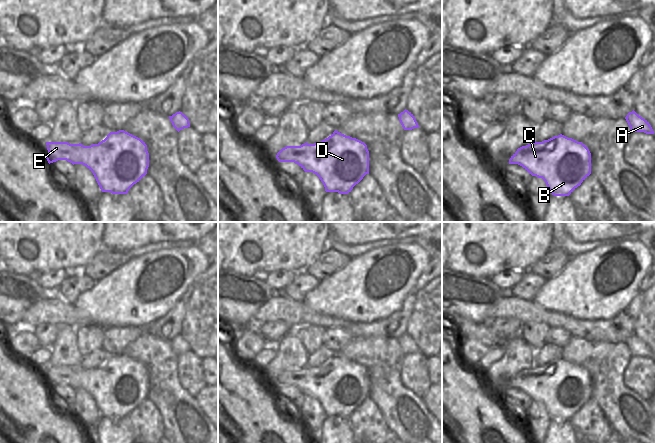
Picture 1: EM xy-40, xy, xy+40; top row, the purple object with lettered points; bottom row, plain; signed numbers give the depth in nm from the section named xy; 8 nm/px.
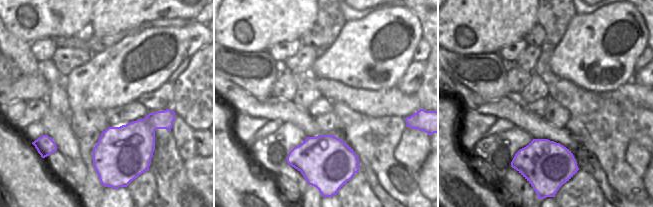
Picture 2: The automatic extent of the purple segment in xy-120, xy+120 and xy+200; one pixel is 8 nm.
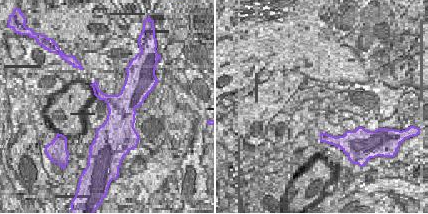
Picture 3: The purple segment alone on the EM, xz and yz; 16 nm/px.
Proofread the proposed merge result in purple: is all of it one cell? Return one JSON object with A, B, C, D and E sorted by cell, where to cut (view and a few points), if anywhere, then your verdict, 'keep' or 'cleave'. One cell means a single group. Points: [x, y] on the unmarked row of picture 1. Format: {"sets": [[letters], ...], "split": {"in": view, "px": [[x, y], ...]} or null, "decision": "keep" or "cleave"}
{"sets": [["A", "B", "C", "D", "E"]], "split": null, "decision": "keep"}

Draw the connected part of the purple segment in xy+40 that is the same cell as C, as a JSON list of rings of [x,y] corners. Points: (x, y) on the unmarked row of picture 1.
[[[562,358],[522,370],[509,383],[542,402],[554,420],[569,420],[591,398],[587,370]]]

